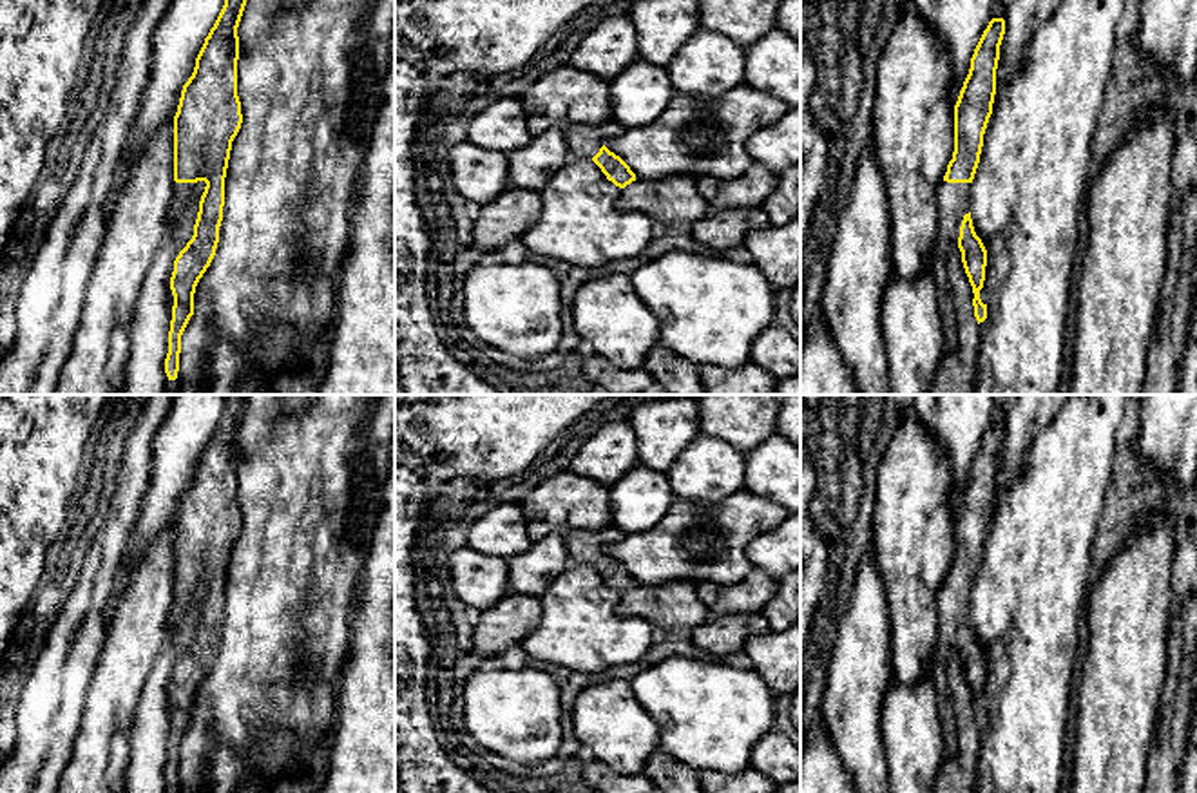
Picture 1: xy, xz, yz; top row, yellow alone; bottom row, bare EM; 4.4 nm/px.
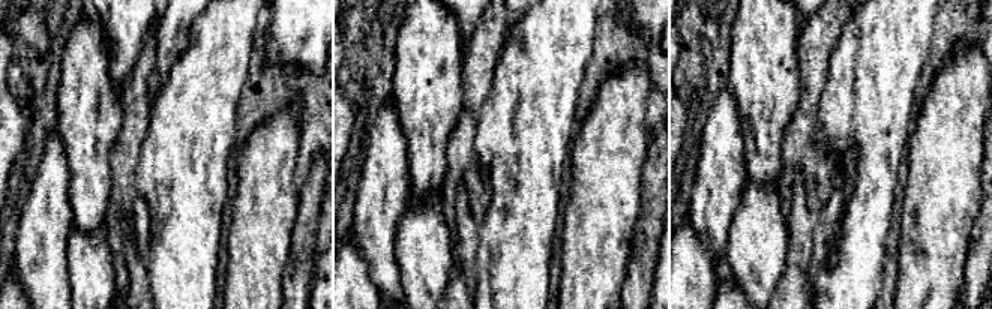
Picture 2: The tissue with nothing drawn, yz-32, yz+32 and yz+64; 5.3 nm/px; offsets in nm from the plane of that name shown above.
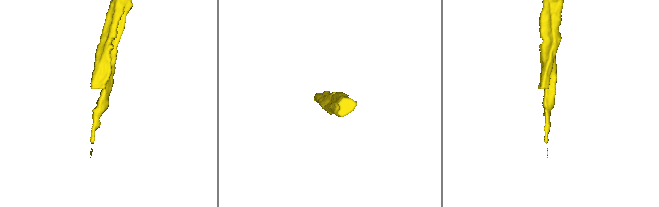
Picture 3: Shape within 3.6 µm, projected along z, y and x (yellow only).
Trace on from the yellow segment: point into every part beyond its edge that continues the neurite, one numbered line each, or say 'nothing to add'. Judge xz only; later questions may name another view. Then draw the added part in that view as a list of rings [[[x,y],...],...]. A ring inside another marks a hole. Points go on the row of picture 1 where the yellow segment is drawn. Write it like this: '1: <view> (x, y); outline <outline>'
1: xz (584, 140); outline [[[605,121],[601,125],[572,125],[565,134],[570,156],[576,158],[594,158],[607,139],[621,136],[625,127],[618,121]]]

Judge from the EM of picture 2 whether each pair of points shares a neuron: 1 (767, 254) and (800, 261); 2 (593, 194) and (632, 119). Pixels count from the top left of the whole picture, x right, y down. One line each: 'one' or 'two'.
1: two
2: one

